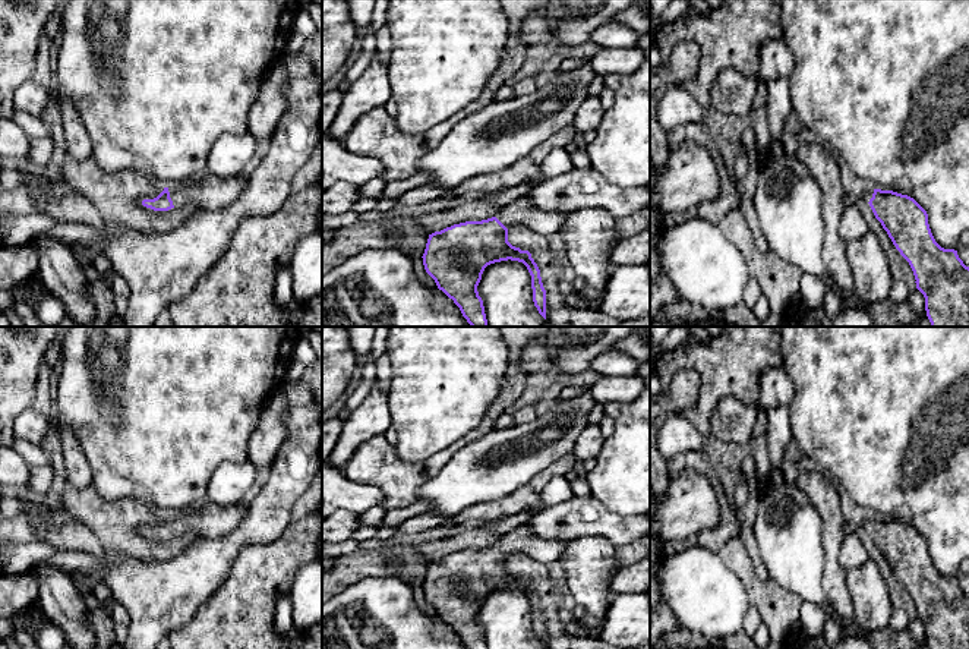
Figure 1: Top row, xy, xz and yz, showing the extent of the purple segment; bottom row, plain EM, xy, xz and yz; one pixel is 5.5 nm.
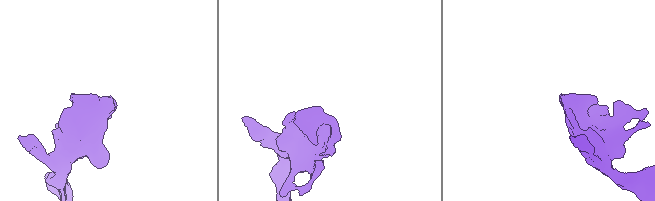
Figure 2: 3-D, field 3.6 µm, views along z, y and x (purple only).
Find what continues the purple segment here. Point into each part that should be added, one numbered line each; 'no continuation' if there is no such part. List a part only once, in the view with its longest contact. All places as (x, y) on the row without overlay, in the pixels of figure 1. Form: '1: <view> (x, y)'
1: xy (212, 520)

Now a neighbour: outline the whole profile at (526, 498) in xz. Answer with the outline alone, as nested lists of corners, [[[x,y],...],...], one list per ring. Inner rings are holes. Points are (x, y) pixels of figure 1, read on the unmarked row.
[[[524,485],[501,500],[467,507],[454,516],[452,523],[458,524],[467,520],[498,522],[524,511],[537,513],[542,508],[540,492],[536,492],[530,485]]]

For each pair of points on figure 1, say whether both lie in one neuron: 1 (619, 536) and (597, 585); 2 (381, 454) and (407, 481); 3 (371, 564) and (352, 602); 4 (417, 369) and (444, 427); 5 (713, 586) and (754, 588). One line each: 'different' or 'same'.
1: different
2: same
3: different
4: same
5: different

